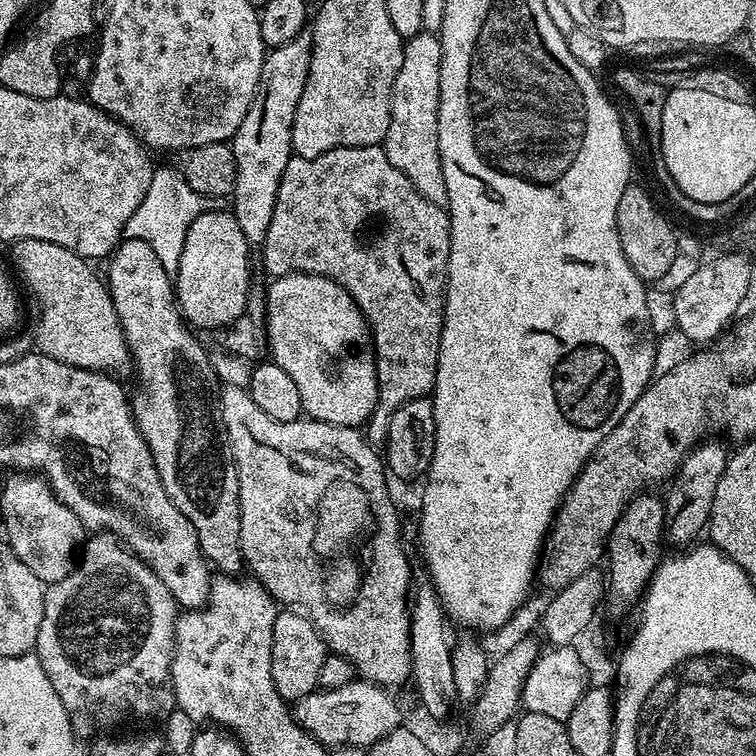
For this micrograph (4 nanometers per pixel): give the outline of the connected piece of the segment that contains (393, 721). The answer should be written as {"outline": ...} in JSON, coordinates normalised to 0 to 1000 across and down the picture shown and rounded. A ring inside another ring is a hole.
{"outline":[[[467,902],[451,910],[430,910],[411,915],[403,926],[390,927],[392,952],[430,987],[460,985],[483,992],[505,975],[530,962],[529,931],[520,917],[501,905]]]}

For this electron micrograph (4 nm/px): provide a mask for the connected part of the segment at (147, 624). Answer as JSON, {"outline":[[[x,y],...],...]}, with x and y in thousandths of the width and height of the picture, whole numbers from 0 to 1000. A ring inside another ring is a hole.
{"outline":[[[143,704],[123,708],[115,716],[101,750],[82,770],[62,774],[45,866],[56,876],[77,923],[82,923],[102,975],[122,976],[142,970],[142,963],[190,952],[194,947],[212,955],[234,938],[228,906],[234,813],[233,794],[220,780],[214,765]]]}

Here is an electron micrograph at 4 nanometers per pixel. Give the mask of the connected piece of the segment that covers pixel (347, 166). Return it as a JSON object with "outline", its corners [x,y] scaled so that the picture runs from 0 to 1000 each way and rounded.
{"outline":[[[479,192],[478,196],[444,196],[434,202],[426,204],[418,209],[402,209],[388,205],[385,212],[378,214],[378,225],[373,225],[373,241],[368,246],[368,262],[362,267],[362,288],[357,288],[357,304],[352,304],[352,315],[347,324],[349,332],[349,354],[356,360],[356,366],[364,368],[377,365],[385,360],[409,360],[410,362],[421,362],[437,368],[442,373],[447,373],[463,389],[463,394],[468,394],[468,399],[474,405],[474,410],[479,410],[481,425],[487,429],[487,438],[492,451],[493,462],[497,467],[497,499],[500,500],[500,532],[497,541],[492,544],[492,552],[487,554],[484,562],[484,577],[493,589],[503,590],[513,581],[513,565],[516,563],[516,553],[521,548],[521,542],[526,542],[537,532],[553,529],[565,525],[571,515],[577,512],[577,485],[579,484],[579,463],[582,462],[582,448],[585,447],[585,431],[587,430],[587,389],[593,378],[593,343],[595,341],[595,304],[598,294],[593,290],[589,276],[574,272],[574,267],[569,267],[563,262],[558,262],[558,257],[553,257],[553,251],[548,251],[548,241],[542,241],[542,235],[537,235],[537,230],[532,230],[532,225],[526,225],[526,220],[521,220],[516,214],[516,209],[511,209],[507,194],[499,192]]]}

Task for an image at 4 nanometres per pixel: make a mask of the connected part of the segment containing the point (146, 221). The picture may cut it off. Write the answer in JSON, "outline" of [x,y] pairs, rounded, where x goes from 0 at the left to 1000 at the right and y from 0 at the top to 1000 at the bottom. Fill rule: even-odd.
{"outline":[[[208,221],[201,229],[198,251],[193,251],[193,262],[188,262],[188,272],[172,283],[172,294],[167,294],[164,312],[171,317],[187,317],[209,336],[209,347],[224,362],[231,361],[235,347],[241,341],[241,325],[246,320],[246,304],[276,274],[276,261],[251,251],[242,226],[233,222]]]}

